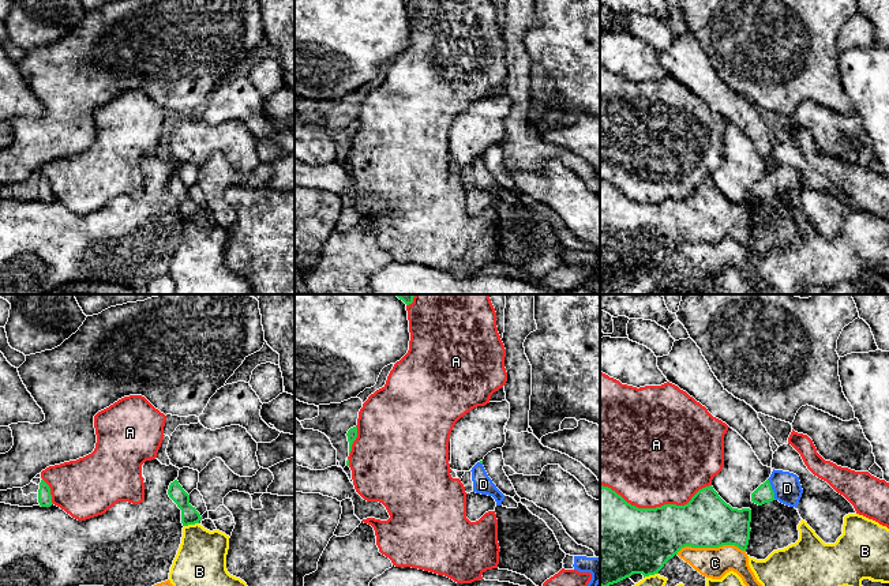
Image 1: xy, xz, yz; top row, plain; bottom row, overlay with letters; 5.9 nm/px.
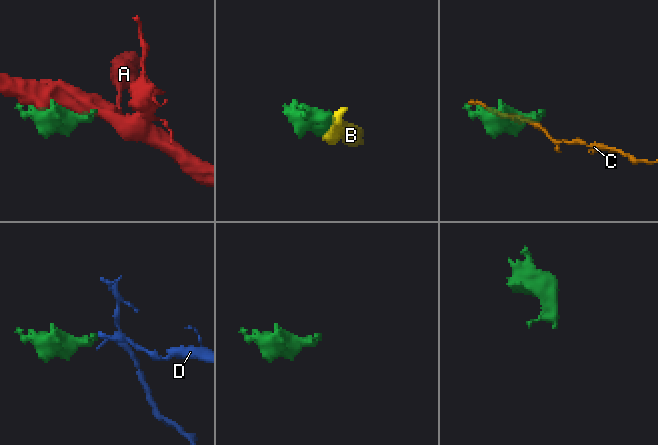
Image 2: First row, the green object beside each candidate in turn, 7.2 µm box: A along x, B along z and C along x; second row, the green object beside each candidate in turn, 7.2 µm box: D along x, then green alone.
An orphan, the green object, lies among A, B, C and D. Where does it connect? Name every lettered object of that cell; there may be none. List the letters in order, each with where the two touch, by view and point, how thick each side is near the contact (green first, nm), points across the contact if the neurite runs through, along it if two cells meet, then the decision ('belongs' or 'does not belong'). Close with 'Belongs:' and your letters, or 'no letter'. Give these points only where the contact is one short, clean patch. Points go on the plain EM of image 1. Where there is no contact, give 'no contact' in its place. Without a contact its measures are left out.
A: yz (656, 202) | 400/480 nm | does not belong
B: xy (191, 218) | 100/300 nm | does not belong
C: yz (711, 241) | 320/180 nm | does not belong
D: yz (772, 184) | 110/170 nm | across yz (764, 188), (772, 184), (787, 183) | belongs
Belongs: D

